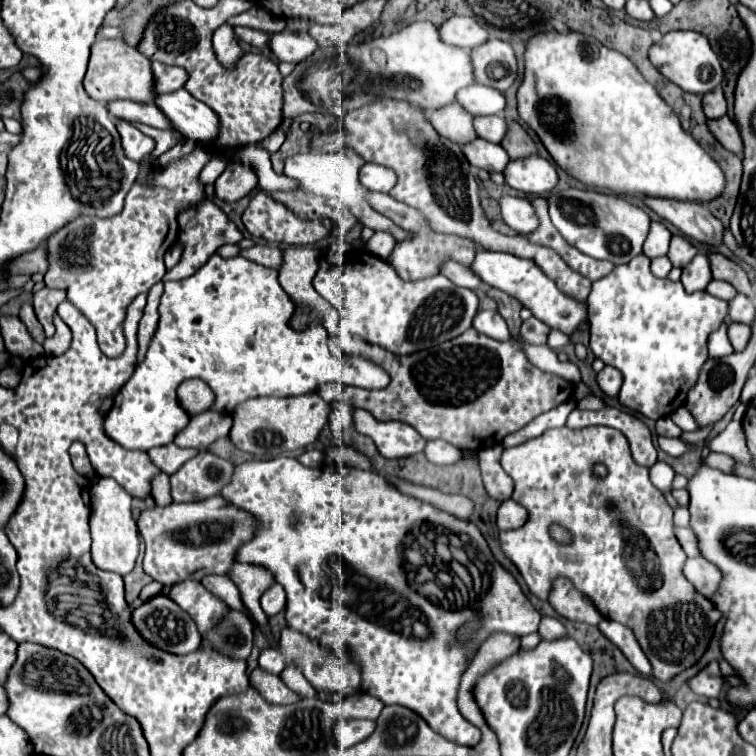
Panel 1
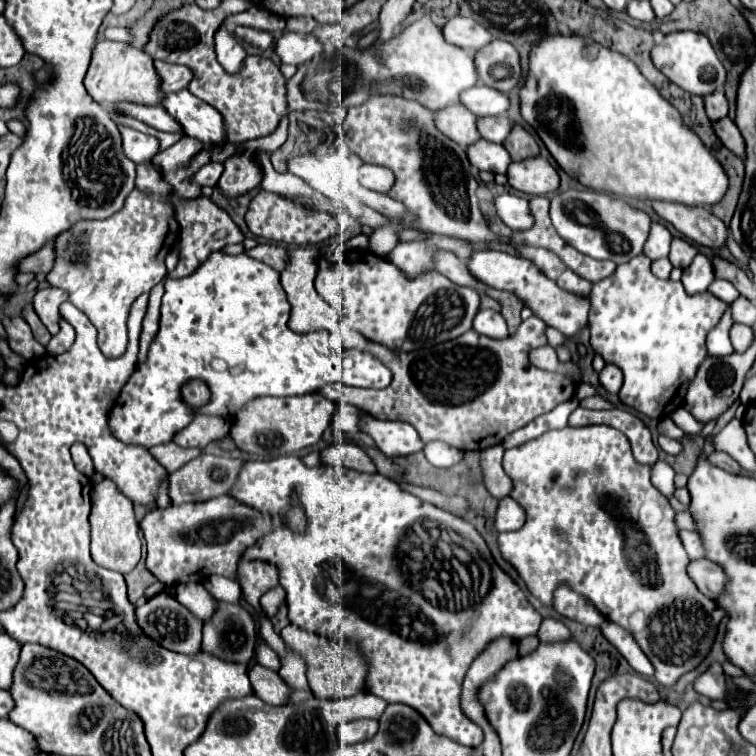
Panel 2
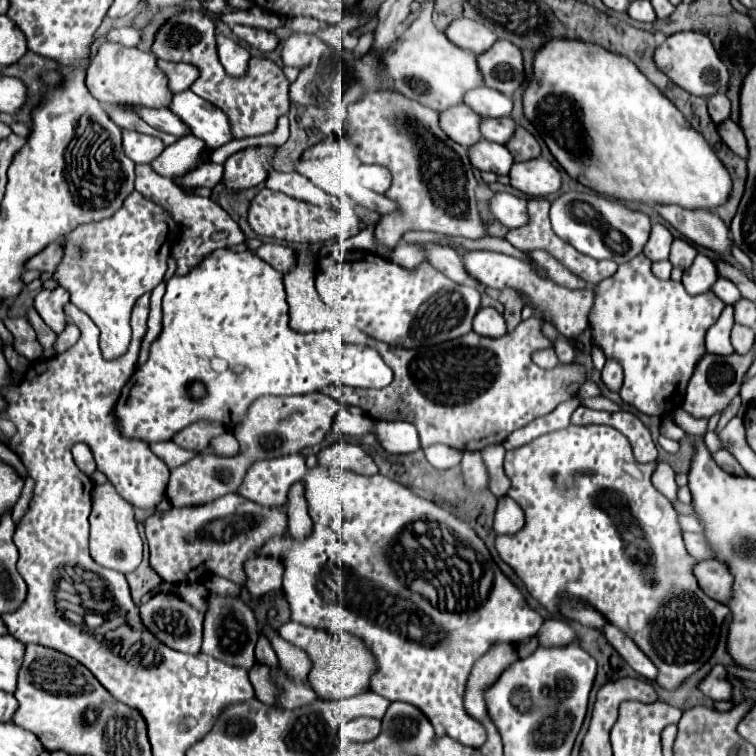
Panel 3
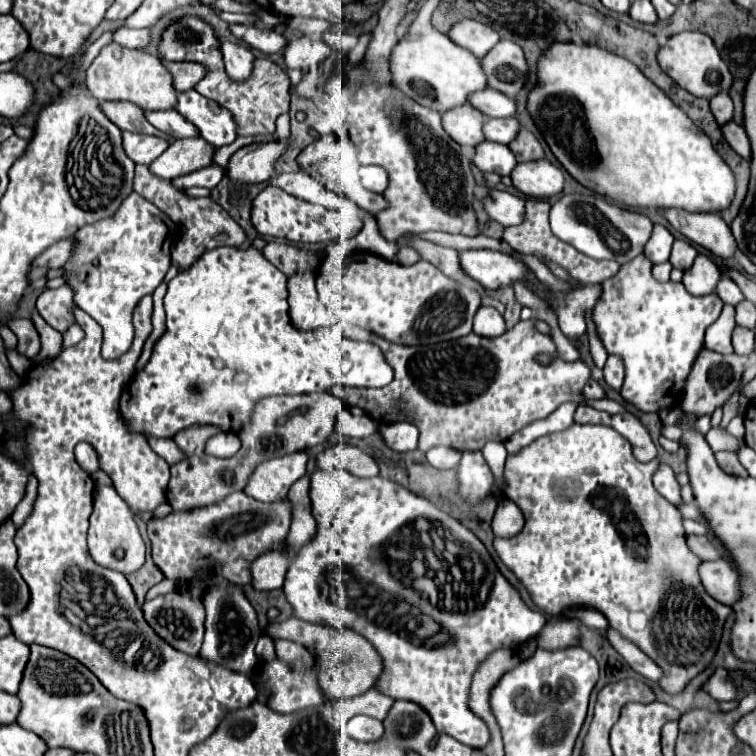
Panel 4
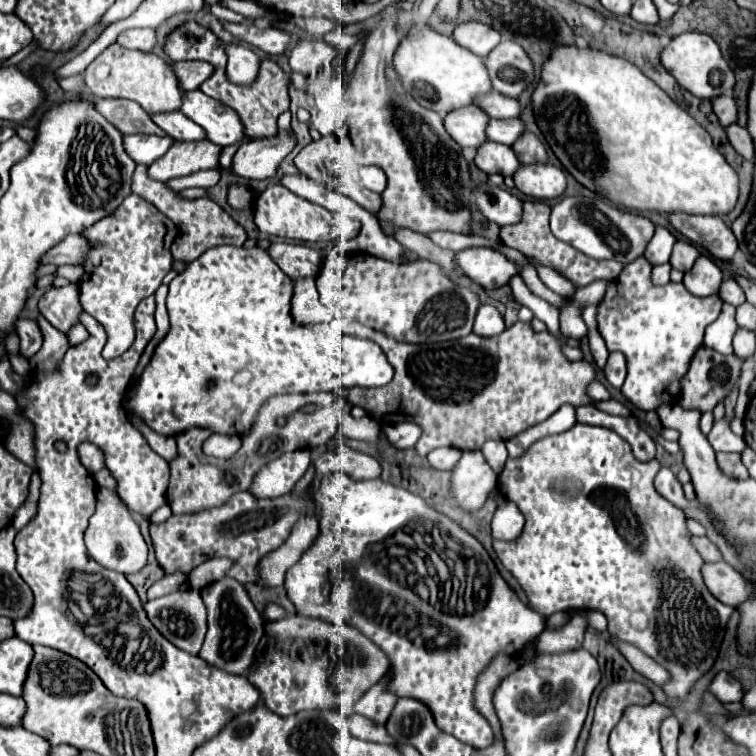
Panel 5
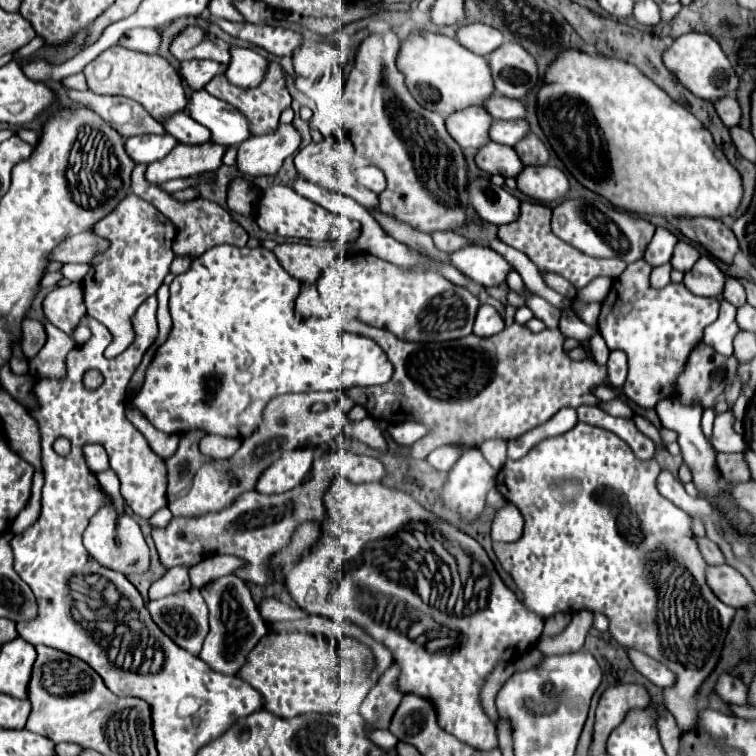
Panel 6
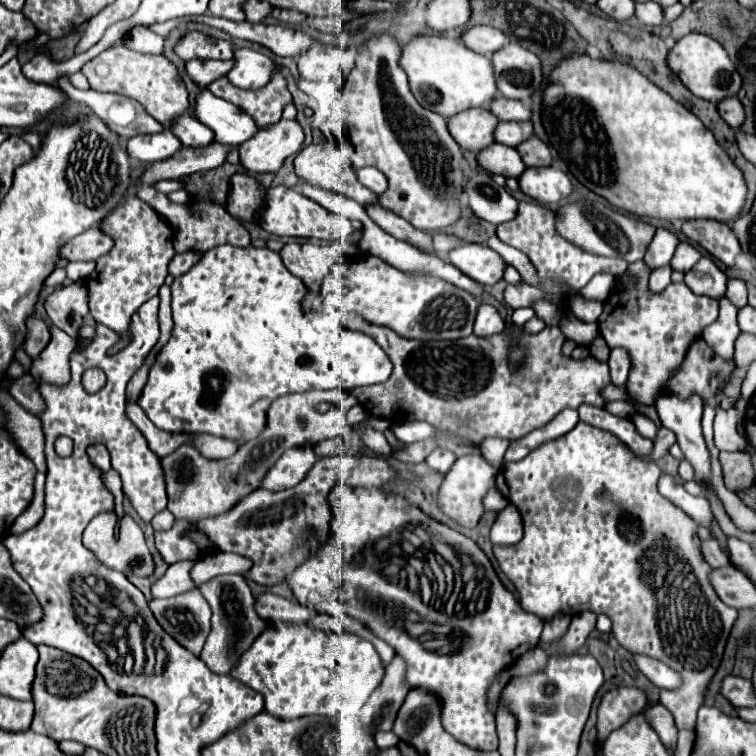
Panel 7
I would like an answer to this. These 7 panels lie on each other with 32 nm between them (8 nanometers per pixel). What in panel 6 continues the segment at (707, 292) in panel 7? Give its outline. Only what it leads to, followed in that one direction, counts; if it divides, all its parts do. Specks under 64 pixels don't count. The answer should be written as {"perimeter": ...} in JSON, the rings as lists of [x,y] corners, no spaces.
{"perimeter":[[[702,256],[690,272],[684,274],[684,286],[696,296],[722,296],[724,288],[724,274],[722,270],[706,256]]]}

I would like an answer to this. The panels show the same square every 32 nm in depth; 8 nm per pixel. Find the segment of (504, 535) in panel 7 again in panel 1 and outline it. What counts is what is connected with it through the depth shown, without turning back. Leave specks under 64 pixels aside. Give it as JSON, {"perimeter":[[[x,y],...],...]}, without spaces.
{"perimeter":[[[504,500],[498,508],[498,528],[500,530],[512,530],[520,528],[528,520],[528,510],[514,500]]]}

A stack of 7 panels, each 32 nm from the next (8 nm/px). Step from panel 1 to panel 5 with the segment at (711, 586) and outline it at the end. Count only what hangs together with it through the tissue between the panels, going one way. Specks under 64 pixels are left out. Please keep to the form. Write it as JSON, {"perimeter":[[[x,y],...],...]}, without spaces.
{"perimeter":[[[724,560],[704,564],[702,578],[704,578],[706,588],[712,592],[712,596],[732,608],[742,604],[750,596],[750,588],[748,588],[744,576],[740,572],[736,572]]]}

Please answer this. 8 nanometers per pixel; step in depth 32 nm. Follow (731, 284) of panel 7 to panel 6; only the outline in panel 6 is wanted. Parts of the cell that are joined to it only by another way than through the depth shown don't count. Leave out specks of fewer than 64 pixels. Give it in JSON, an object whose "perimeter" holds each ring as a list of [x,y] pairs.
{"perimeter":[[[726,278],[722,298],[728,300],[730,304],[734,304],[736,308],[742,306],[742,304],[746,304],[746,292],[744,292],[744,286],[742,286],[736,278]]]}

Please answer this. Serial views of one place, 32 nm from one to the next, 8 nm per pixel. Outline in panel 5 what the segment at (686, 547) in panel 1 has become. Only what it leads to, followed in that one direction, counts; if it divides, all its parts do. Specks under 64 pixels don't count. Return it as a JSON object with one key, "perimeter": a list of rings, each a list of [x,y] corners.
{"perimeter":[[[692,536],[692,546],[694,546],[696,552],[704,558],[704,562],[718,562],[718,560],[722,560],[722,554],[720,554],[720,550],[716,548],[716,544],[712,544],[706,536],[702,536],[702,538]]]}

